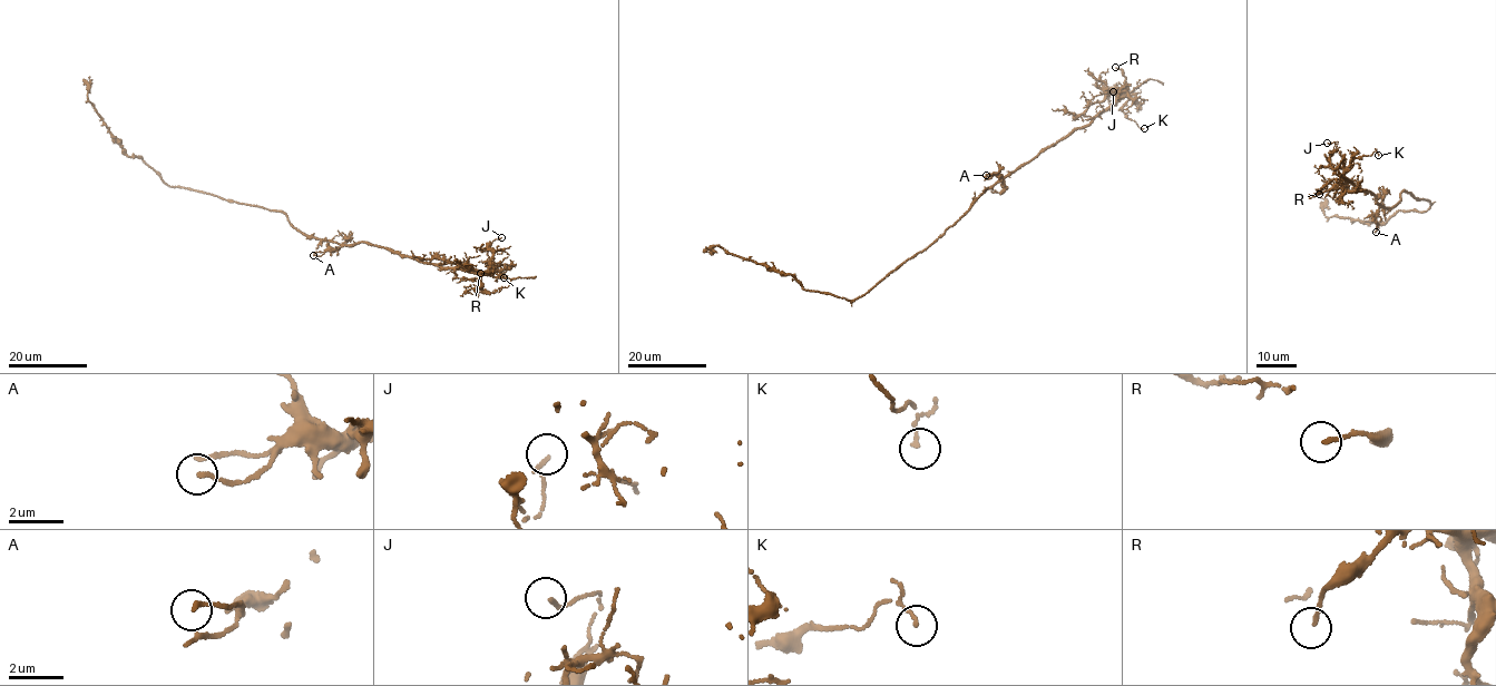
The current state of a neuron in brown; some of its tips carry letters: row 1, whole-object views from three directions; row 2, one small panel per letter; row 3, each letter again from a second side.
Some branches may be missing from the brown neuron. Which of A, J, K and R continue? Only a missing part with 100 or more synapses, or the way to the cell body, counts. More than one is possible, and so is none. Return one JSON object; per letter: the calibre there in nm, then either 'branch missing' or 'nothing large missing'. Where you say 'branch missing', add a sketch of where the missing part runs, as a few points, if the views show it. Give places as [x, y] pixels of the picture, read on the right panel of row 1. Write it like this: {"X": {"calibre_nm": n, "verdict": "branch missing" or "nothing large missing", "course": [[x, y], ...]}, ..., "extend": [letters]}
{"A": {"calibre_nm": 160, "verdict": "nothing large missing"}, "J": {"calibre_nm": 140, "verdict": "nothing large missing"}, "K": {"calibre_nm": 130, "verdict": "nothing large missing"}, "R": {"calibre_nm": 140, "verdict": "nothing large missing"}, "extend": []}

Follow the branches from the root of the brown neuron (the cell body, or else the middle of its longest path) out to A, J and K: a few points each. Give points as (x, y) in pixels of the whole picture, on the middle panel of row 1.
A: (949, 227), (975, 198), (1003, 178), (986, 175)
J: (949, 227), (983, 194), (1089, 123), (1121, 90), (1110, 89), (1106, 94), (1110, 100), (1113, 91)
K: (949, 227), (983, 194), (1082, 129), (1125, 95), (1128, 99), (1122, 110), (1144, 128)

